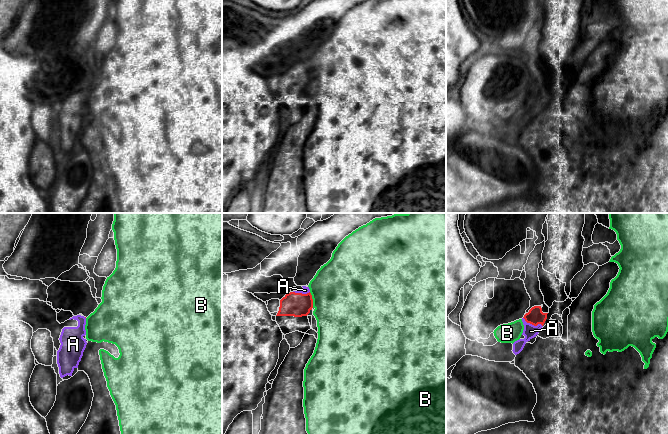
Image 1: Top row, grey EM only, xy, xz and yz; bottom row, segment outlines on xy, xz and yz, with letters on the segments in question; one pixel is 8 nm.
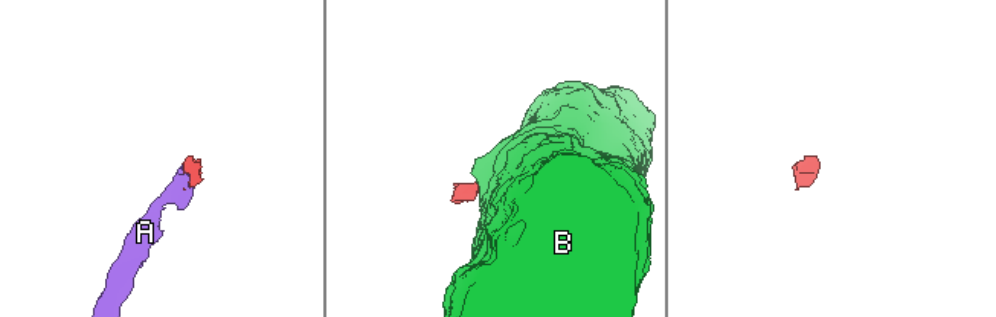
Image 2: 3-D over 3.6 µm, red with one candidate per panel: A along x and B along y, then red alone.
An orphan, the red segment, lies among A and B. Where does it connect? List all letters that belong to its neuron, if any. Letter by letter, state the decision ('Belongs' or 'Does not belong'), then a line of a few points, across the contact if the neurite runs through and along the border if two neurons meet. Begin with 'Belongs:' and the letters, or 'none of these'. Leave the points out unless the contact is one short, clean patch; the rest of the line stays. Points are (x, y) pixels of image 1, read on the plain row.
Belongs: A
A: Belongs. Line: yz (535, 92), (532, 100), (530, 107)
B: Does not belong. Line: xz (309, 68), (313, 83)

